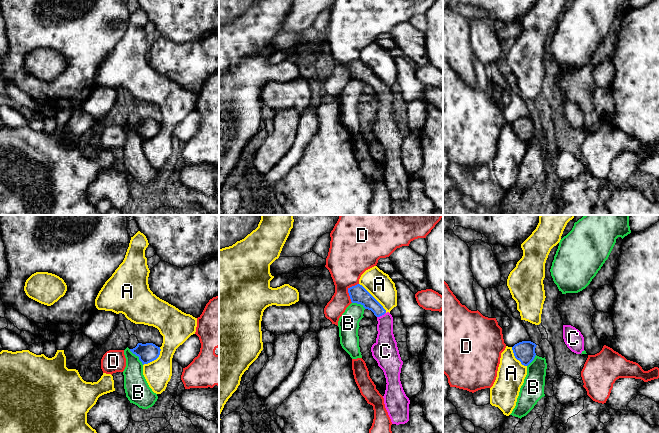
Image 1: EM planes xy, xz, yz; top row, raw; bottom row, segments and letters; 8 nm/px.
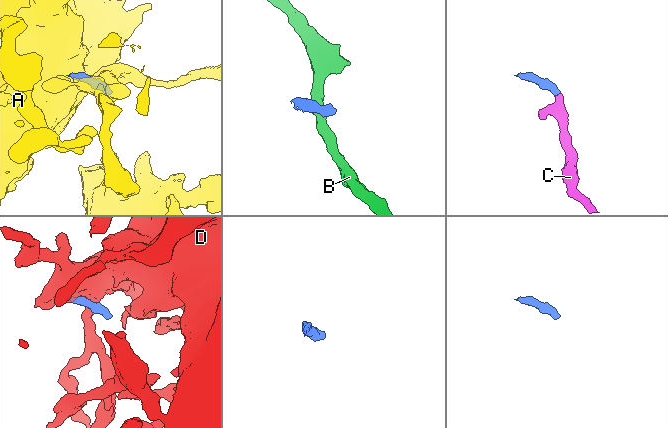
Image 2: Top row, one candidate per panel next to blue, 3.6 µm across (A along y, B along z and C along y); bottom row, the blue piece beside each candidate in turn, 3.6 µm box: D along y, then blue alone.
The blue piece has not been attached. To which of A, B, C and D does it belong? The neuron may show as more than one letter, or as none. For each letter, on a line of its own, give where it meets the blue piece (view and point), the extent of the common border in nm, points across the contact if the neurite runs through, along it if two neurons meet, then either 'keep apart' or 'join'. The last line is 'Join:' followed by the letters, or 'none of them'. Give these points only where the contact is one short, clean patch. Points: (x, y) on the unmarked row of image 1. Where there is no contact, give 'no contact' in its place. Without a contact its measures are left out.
A: meets blue in xz at (374, 74); contact 320 nm long; border along xz (359, 59), (386, 88); keep apart
B: meets blue in xy at (137, 131); contact 170 nm long; border along xy (129, 125), (143, 140); keep apart
C: meets blue in xz at (381, 91); contact 80 nm long; runs through xz (358, 70), (365, 74), (381, 91), (385, 96), (386, 121); join
D: meets blue in xz at (348, 67); contact 170 nm long; border along xz (358, 59), (348, 65), (348, 71), (352, 78); keep apart
Join: C

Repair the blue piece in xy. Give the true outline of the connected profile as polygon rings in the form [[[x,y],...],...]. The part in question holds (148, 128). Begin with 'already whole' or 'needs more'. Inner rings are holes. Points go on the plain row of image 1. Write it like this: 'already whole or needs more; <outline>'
already whole; [[[138,119],[137,122],[130,127],[139,133],[139,136],[142,140],[148,140],[156,136],[160,131],[160,123],[156,122],[153,119]]]

